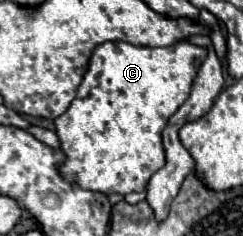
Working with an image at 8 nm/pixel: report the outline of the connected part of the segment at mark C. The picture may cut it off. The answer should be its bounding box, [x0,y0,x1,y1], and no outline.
[55,41,205,195]

